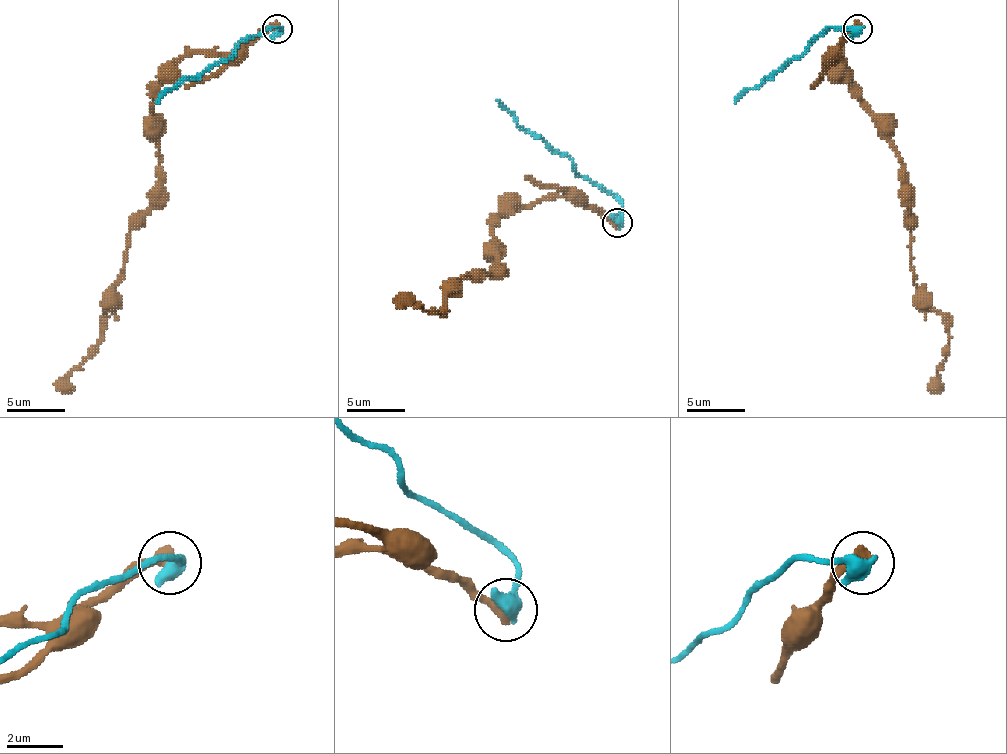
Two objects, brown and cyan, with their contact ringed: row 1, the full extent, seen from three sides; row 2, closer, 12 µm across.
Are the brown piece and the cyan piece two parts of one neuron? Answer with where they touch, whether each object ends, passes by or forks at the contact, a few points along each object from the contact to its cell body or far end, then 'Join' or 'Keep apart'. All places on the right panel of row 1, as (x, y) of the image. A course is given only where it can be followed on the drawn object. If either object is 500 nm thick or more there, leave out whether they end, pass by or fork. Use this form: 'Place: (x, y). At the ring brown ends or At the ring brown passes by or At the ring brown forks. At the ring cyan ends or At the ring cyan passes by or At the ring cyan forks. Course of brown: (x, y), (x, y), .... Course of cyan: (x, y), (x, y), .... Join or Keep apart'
Place: (857, 29). Course of brown: (858, 30), (832, 53), (840, 56), (843, 76), (902, 164), (914, 281), (943, 317), (949, 343), (934, 390). Course of cyan: (858, 30), (832, 27), (773, 76), (767, 76), (735, 103). Keep apart

